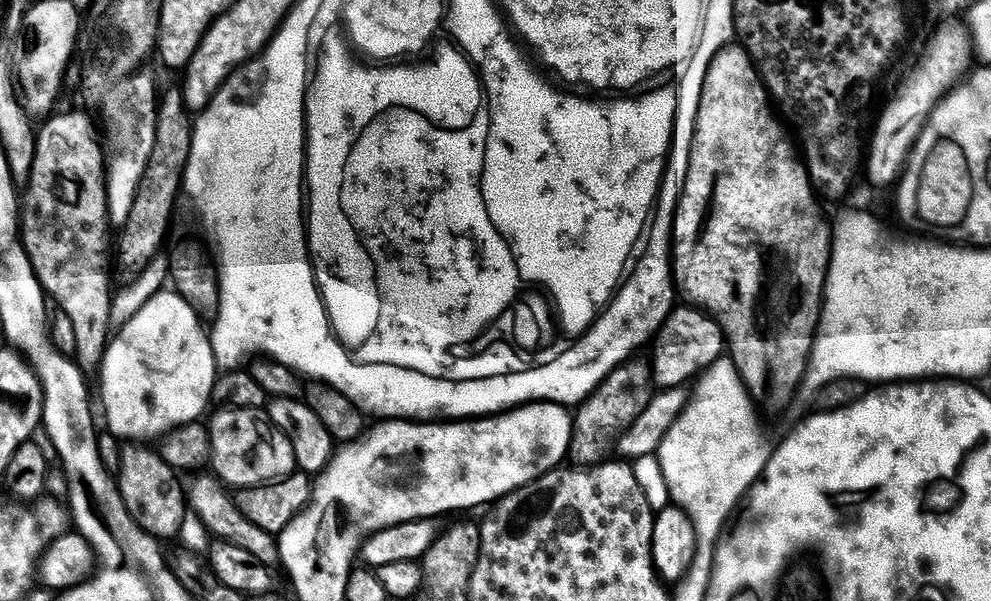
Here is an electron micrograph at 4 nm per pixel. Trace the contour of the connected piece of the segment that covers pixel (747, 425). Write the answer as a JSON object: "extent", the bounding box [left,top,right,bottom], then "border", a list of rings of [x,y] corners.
{"extent":[656,361,772,571],"border":[[[720,361],[713,364],[699,377],[694,387],[696,390],[690,402],[683,405],[679,417],[661,441],[656,457],[667,480],[671,501],[688,516],[693,517],[696,552],[692,564],[708,564],[708,569],[712,571],[716,546],[721,539],[722,528],[728,516],[740,498],[742,500],[763,477],[772,452],[764,444],[754,402],[731,362]]]}

